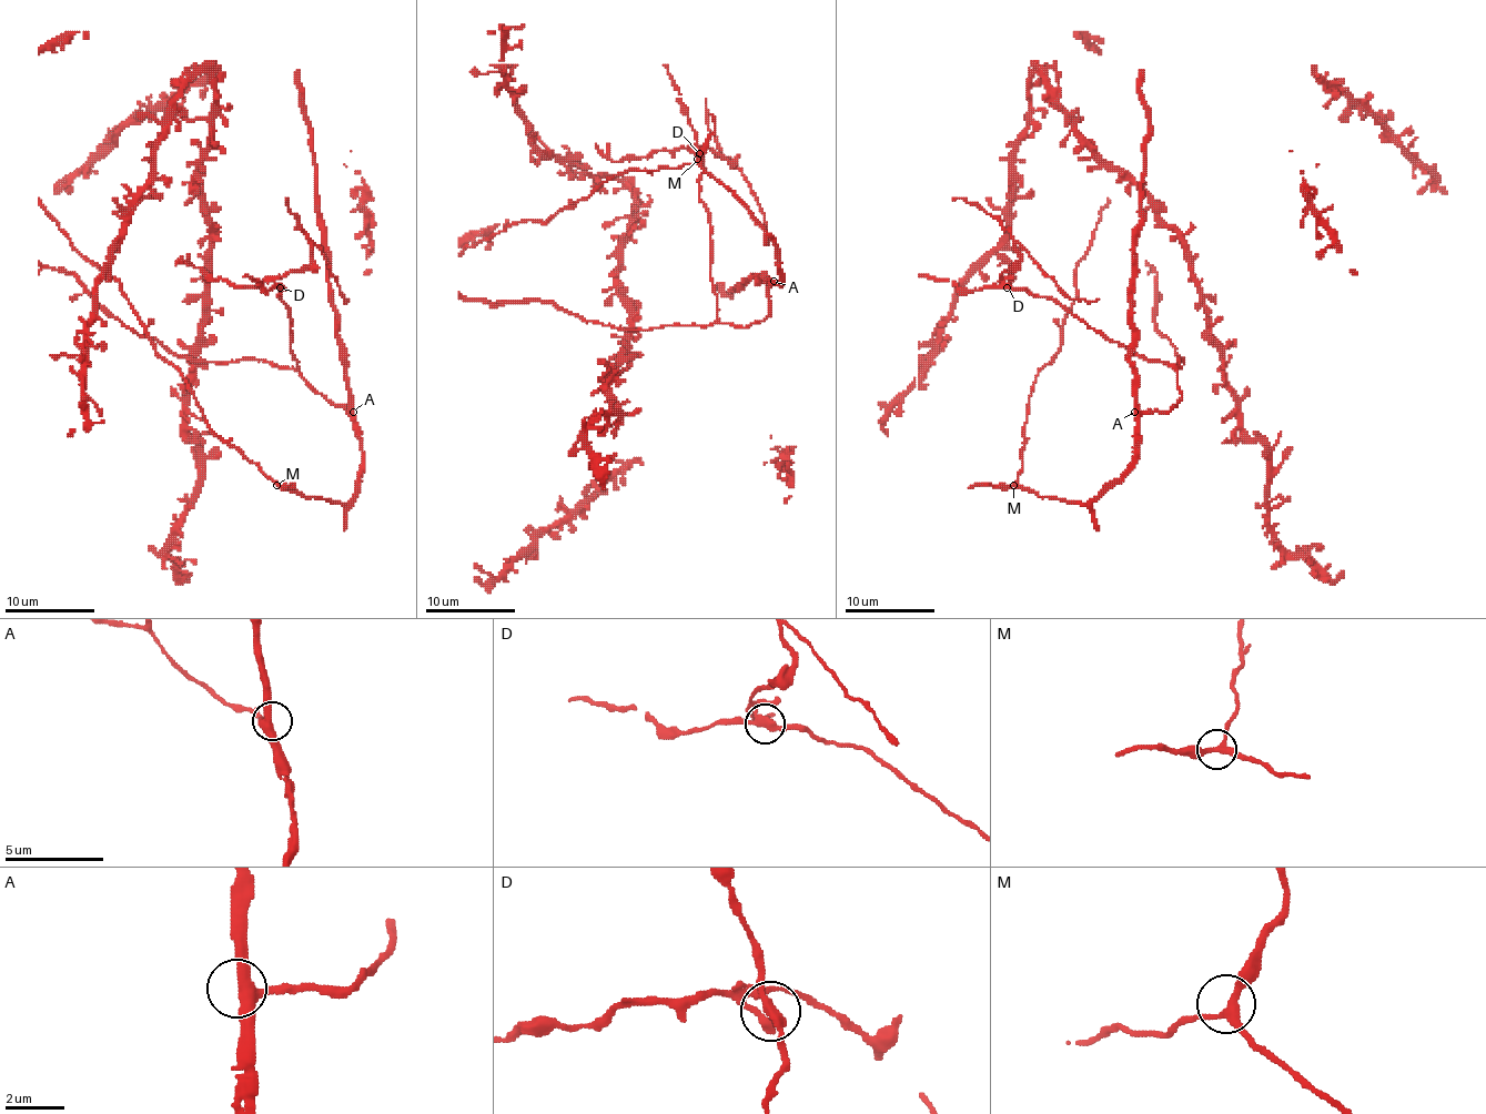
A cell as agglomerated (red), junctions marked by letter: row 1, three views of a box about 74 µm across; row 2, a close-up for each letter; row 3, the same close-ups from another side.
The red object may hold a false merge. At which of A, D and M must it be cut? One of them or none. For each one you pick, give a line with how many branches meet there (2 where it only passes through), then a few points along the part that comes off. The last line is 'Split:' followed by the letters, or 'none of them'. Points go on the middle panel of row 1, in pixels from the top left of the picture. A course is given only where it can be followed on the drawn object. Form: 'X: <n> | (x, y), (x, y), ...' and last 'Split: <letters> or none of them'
D: 3 | (699, 152), (695, 150), (701, 145), (721, 154), (744, 175), (764, 218), (769, 244)
Split: D

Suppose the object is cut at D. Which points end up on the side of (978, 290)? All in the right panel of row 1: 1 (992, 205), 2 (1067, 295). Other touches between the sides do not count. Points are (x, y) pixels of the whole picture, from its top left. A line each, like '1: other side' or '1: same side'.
1: same side
2: other side

